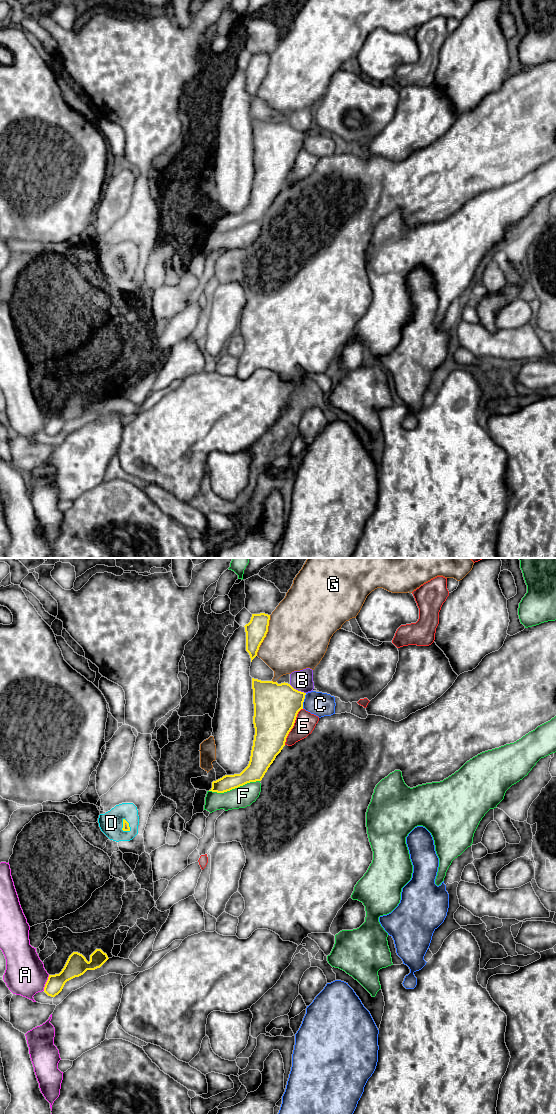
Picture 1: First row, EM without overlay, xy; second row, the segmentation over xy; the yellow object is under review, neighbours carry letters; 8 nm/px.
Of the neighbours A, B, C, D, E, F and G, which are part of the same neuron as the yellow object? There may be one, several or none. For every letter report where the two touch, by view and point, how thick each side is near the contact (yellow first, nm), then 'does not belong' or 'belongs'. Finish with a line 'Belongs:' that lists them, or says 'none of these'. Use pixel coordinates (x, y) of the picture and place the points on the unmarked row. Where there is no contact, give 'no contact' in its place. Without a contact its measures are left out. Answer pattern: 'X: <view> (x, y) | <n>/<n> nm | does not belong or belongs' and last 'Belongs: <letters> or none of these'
A: xy (46, 423) | 150/320 nm | does not belong
B: xy (297, 130) | 360/170 nm | does not belong
C: xy (303, 141) | 360/190 nm | does not belong
D: xy (128, 265) | 50/190 nm | belongs
E: xy (293, 165) | 360/170 nm | does not belong
F: xy (234, 228) | 160/170 nm | does not belong
G: xy (265, 75) | 170/480 nm | does not belong
Belongs: D

